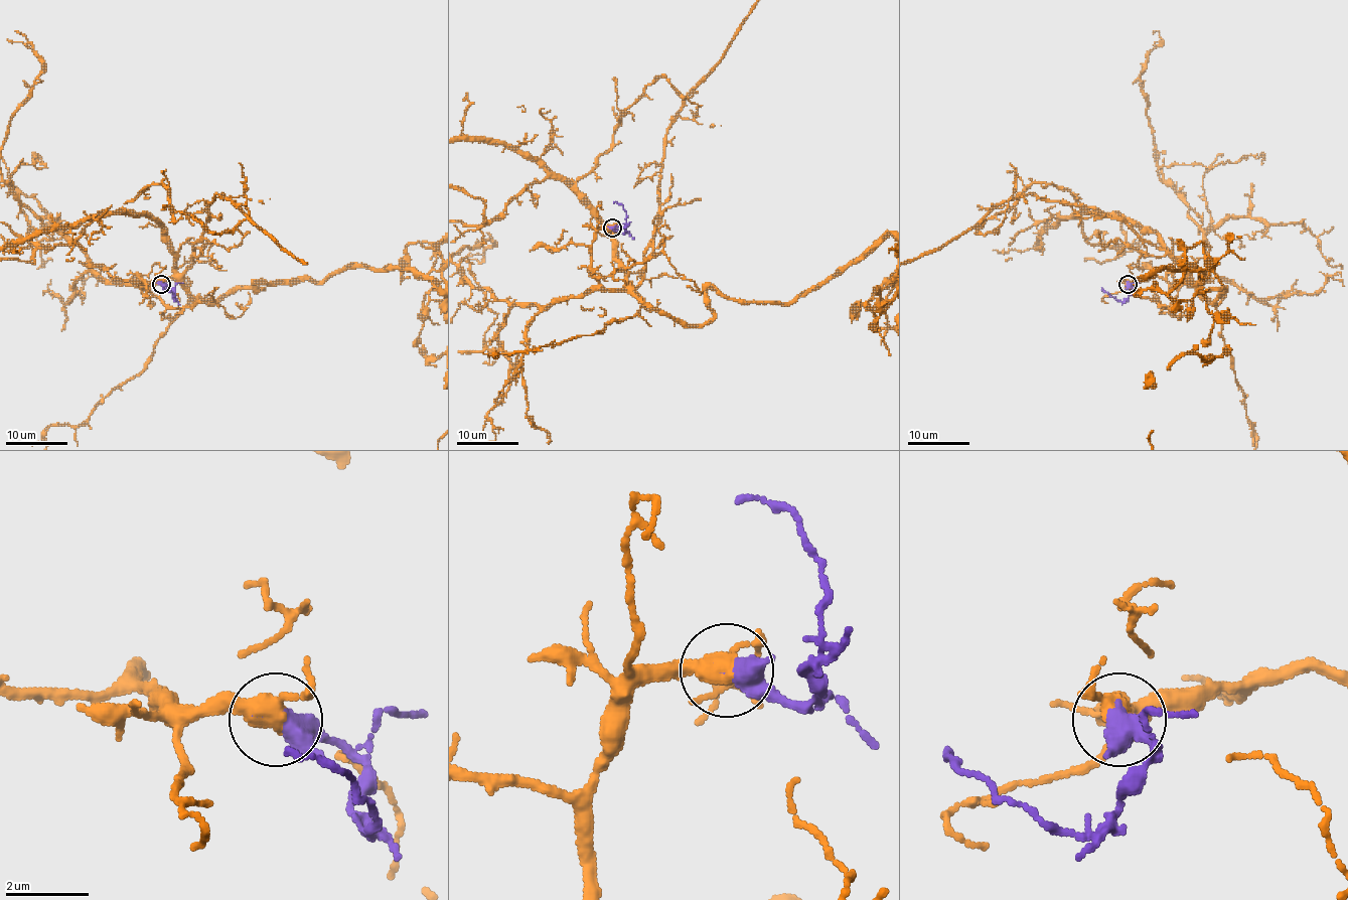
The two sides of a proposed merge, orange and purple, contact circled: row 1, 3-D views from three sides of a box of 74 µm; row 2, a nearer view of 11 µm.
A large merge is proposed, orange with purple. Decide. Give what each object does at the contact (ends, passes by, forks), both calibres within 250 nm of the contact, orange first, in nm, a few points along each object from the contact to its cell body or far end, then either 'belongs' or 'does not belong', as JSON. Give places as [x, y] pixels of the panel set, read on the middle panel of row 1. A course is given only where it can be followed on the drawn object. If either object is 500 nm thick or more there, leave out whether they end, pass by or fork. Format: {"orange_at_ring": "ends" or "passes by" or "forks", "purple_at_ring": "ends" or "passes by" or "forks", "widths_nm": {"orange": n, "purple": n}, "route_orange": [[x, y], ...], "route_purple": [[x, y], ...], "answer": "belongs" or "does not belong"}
{"orange_at_ring": "passes by", "purple_at_ring": "passes by", "widths_nm": {"orange": 380, "purple": 460}, "route_orange": [[612, 228], [592, 244], [595, 276], [634, 289], [667, 127]], "route_purple": [[612, 228], [623, 233], [626, 221], [626, 210], [613, 201]], "answer": "belongs"}

